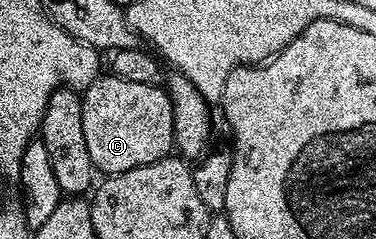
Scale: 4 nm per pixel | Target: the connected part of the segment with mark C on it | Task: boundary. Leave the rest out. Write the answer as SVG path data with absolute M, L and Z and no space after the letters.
M102 75L95 79L95 83L91 83L91 87L87 87L81 93L81 106L83 107L83 136L87 138L87 152L91 155L91 163L98 174L112 175L122 173L123 171L131 171L134 167L143 167L147 163L155 163L159 159L170 156L174 152L173 104L171 103L168 92L160 84L131 83L127 79L119 79L112 75Z

